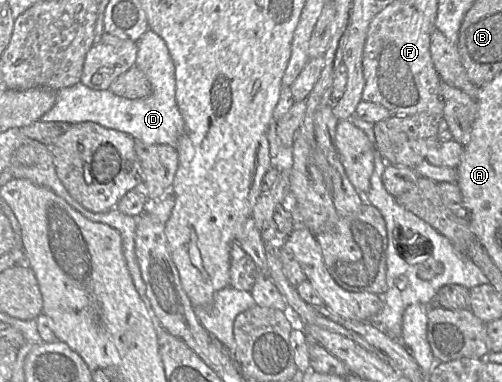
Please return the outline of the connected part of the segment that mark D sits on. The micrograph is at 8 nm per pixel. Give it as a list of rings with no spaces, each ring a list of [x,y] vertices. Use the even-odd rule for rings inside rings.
[[[148,30],[137,42],[135,67],[139,68],[152,86],[152,93],[143,99],[127,99],[115,95],[109,89],[93,90],[81,82],[57,91],[53,107],[41,122],[66,122],[70,125],[94,122],[105,128],[128,134],[134,140],[146,144],[167,144],[177,147],[184,132],[184,120],[175,100],[175,67],[164,40]]]

